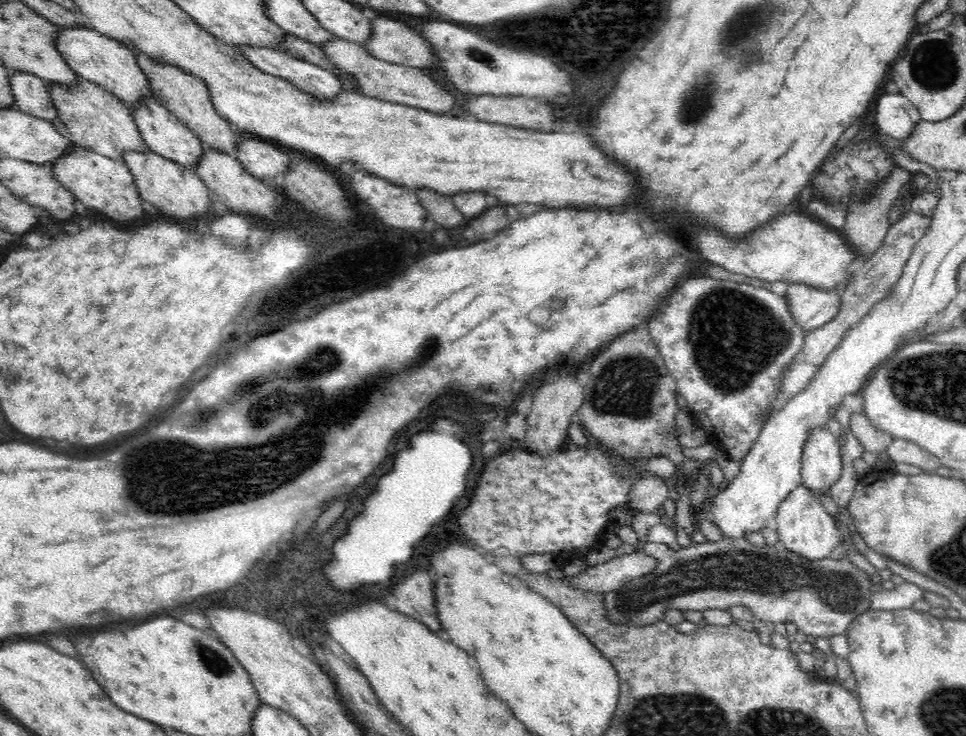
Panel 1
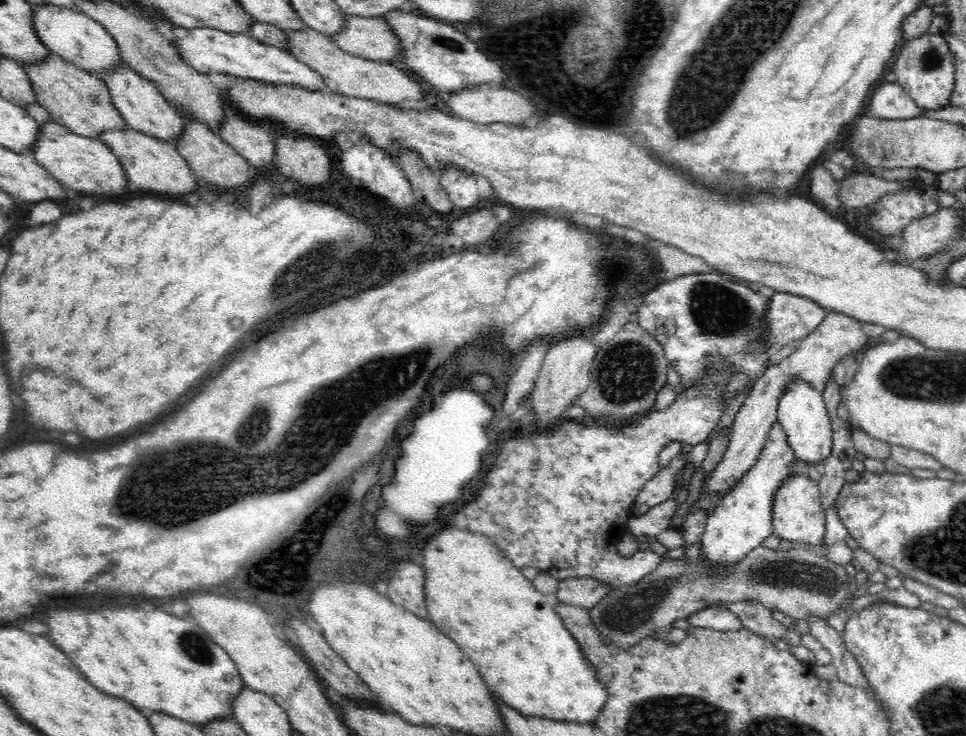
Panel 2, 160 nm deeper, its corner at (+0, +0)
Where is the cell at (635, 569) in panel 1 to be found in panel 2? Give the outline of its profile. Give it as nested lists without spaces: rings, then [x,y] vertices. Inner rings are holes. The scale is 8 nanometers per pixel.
[[[564,578],[559,581],[556,598],[562,604],[591,609],[609,592],[609,584],[593,578]]]

